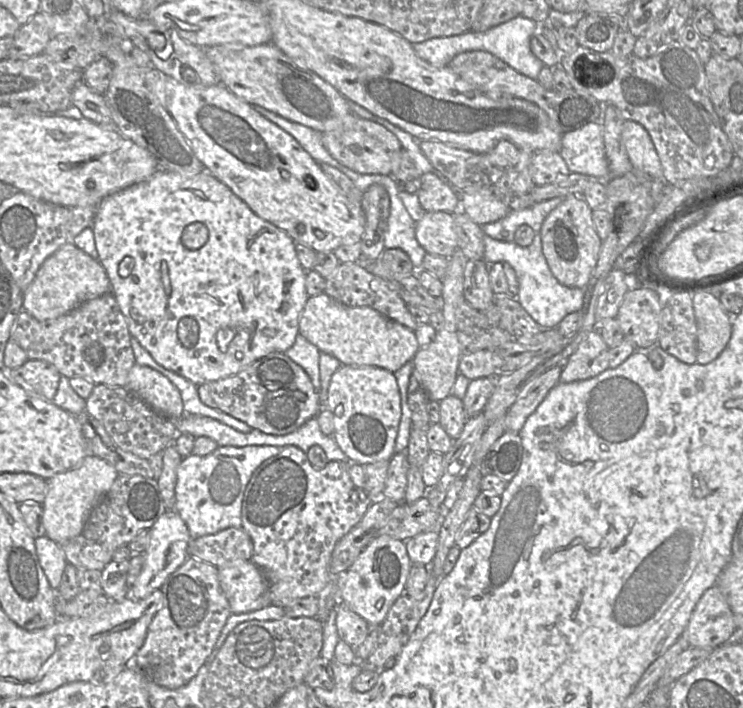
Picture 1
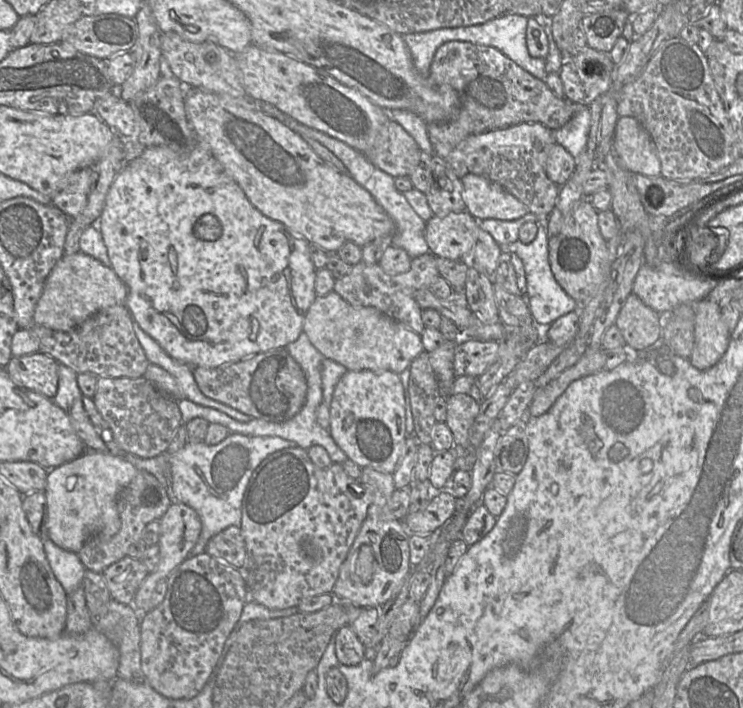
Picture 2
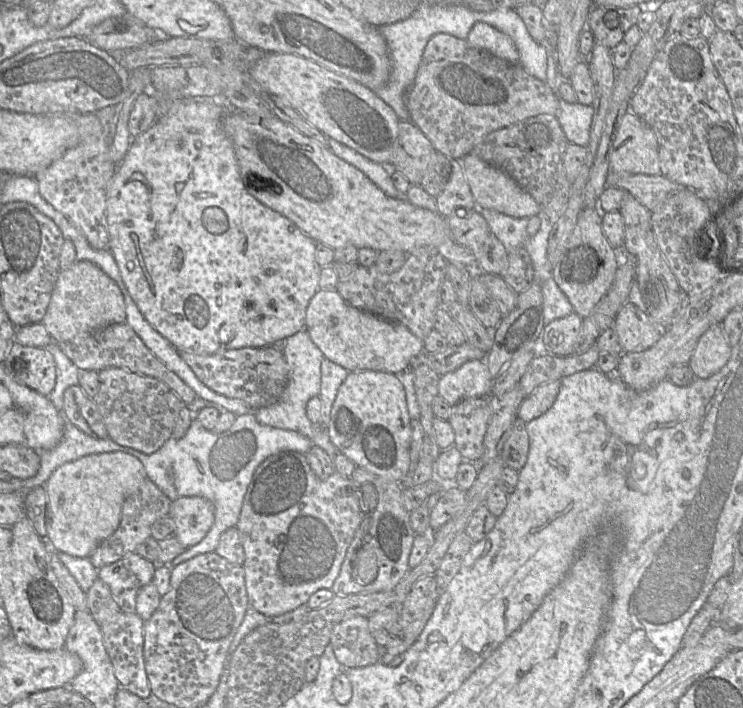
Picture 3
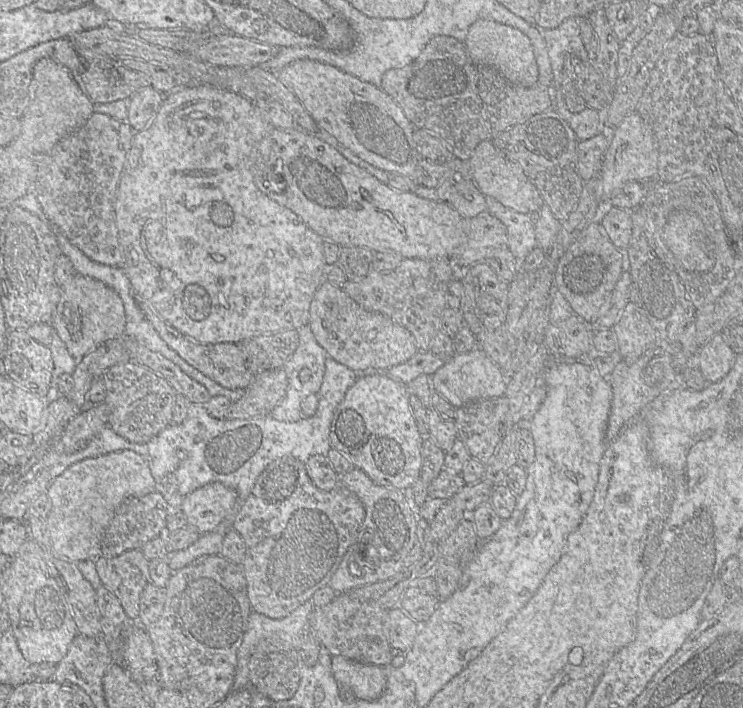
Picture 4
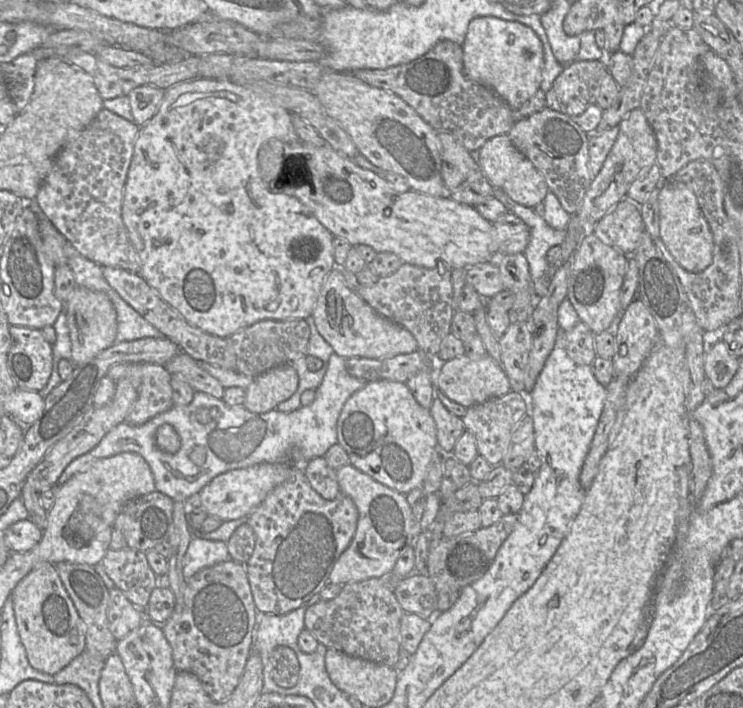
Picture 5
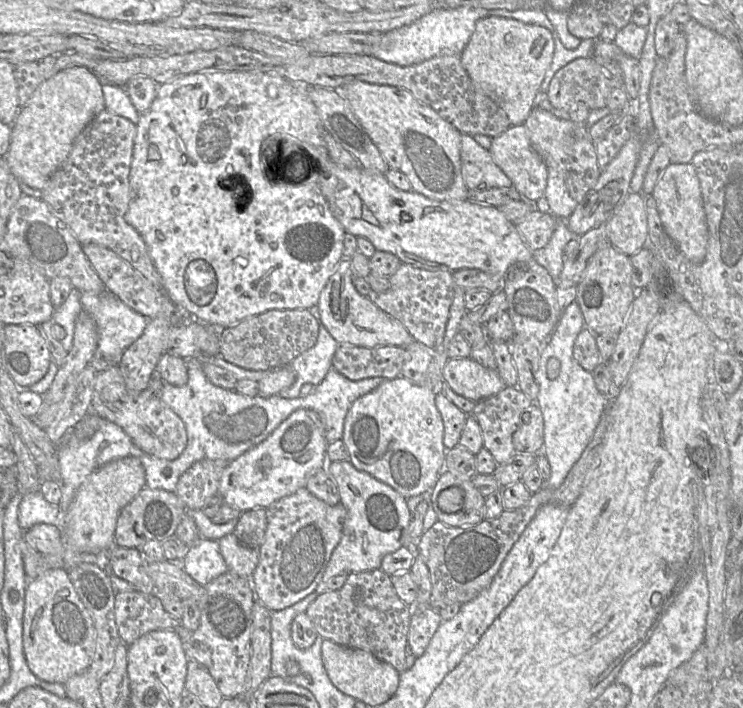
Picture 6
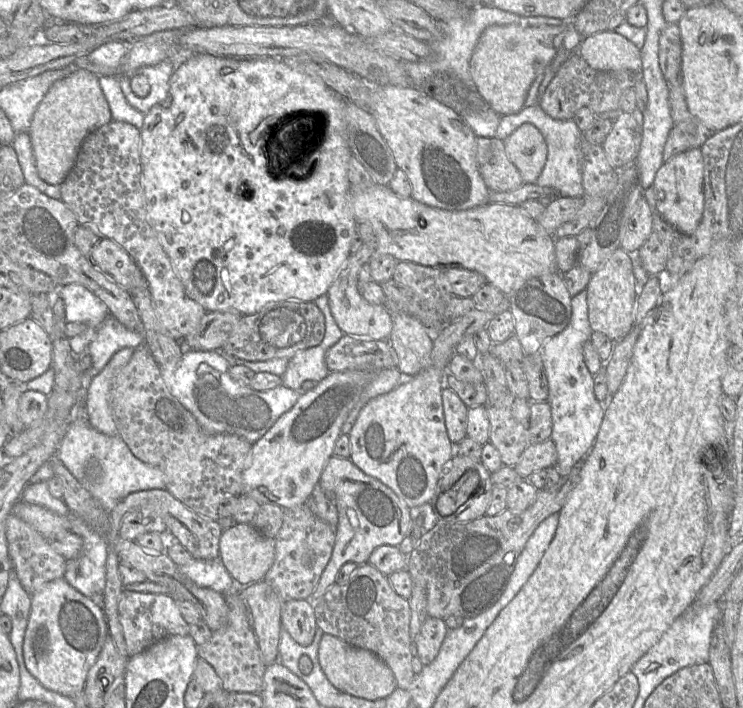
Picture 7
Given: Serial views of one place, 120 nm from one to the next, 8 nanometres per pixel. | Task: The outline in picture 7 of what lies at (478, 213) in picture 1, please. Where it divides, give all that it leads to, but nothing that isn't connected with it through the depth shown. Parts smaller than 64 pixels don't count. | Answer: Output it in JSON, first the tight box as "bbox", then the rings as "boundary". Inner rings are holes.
{"bbox":[504,123,548,183],"boundary":[[[524,123],[504,141],[509,161],[518,169],[524,183],[536,183],[548,154],[541,132],[530,123]]]}

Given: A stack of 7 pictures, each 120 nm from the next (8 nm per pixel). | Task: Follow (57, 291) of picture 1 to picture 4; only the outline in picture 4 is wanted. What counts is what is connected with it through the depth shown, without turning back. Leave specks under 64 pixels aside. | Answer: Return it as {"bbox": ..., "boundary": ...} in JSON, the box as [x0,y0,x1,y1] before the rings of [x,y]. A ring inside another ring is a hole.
{"bbox":[50,273,125,364],"boundary":[[[75,273],[72,280],[61,288],[61,298],[52,314],[50,324],[78,364],[86,354],[100,345],[125,335],[124,304],[118,293],[102,281]]]}

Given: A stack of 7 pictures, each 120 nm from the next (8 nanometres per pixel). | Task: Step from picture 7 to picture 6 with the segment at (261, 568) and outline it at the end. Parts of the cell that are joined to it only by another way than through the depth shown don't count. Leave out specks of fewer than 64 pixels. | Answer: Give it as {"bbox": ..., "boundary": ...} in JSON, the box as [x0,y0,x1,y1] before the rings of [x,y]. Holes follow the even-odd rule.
{"bbox":[217,532,259,579],"boundary":[[[233,532],[217,541],[229,570],[240,577],[251,579],[259,561],[258,549],[240,543]]]}

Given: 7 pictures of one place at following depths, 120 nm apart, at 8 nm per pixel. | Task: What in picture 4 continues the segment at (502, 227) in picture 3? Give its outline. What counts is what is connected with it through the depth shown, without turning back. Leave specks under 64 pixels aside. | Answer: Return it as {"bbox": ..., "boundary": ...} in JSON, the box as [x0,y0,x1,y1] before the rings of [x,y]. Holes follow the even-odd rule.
{"bbox":[486,196,537,275],"boundary":[[[486,196],[486,202],[488,212],[500,220],[507,229],[507,247],[516,260],[516,275],[524,275],[524,260],[537,247],[536,225],[531,221],[529,214],[507,208],[491,196]]]}

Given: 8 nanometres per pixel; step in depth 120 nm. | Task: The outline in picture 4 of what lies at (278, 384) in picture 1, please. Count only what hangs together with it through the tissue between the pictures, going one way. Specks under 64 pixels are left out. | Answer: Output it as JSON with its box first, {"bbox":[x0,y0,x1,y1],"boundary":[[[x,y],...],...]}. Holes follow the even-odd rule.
{"bbox":[135,294,258,389],"boundary":[[[135,294],[135,300],[160,337],[188,364],[192,365],[207,377],[227,389],[247,389],[254,382],[258,372],[251,369],[249,359],[238,343],[197,342],[184,335],[167,322],[147,299]]]}

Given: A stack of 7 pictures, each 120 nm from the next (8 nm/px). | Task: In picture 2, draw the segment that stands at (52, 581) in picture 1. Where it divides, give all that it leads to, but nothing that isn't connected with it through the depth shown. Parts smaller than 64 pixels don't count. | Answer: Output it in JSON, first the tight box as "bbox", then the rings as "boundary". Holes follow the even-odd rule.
{"bbox":[42,537,85,595],"boundary":[[[47,537],[42,539],[45,554],[55,578],[69,595],[82,586],[85,566],[77,553],[60,548]]]}

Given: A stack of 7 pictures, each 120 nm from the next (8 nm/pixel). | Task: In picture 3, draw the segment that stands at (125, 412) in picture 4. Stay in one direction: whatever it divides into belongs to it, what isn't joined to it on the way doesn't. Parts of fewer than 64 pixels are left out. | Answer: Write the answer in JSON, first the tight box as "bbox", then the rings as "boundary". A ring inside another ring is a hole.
{"bbox":[93,367,185,454],"boundary":[[[120,367],[105,368],[98,373],[100,387],[93,399],[110,439],[121,446],[152,454],[172,437],[185,403],[165,383]]]}

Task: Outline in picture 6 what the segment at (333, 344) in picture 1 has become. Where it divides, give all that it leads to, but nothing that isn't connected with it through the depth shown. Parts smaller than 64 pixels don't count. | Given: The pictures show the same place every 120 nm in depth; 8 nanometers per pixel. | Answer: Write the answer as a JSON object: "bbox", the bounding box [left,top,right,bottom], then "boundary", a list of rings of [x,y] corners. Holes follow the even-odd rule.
{"bbox":[318,258,414,348],"boundary":[[[343,258],[320,294],[318,308],[322,324],[340,344],[373,348],[377,346],[406,347],[414,338],[395,318],[378,308],[356,290],[351,271],[351,260]]]}

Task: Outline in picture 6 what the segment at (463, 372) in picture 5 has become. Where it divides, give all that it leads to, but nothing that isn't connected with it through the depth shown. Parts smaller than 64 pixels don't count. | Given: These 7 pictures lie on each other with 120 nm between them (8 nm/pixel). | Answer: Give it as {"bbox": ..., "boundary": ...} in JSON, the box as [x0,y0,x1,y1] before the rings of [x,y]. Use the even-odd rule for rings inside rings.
{"bbox":[443,357,506,403],"boundary":[[[471,357],[449,359],[443,378],[456,394],[476,403],[506,387],[496,369],[486,368]]]}

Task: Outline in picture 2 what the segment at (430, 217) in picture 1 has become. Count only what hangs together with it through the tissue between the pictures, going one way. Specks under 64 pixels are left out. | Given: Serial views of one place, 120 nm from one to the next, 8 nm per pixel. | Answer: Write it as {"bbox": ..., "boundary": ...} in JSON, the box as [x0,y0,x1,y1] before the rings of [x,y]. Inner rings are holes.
{"bbox":[425,210,478,261],"boundary":[[[467,210],[460,213],[449,213],[444,217],[433,216],[426,221],[425,239],[430,252],[436,257],[463,261],[475,245],[478,233],[478,220]]]}

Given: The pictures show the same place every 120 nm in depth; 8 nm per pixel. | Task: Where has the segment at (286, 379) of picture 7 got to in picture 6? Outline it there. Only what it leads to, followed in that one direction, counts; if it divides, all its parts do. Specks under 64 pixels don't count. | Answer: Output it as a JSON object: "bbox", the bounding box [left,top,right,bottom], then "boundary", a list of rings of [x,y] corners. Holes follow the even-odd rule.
{"bbox":[278,304,339,399],"boundary":[[[318,304],[309,309],[319,323],[318,339],[314,347],[296,357],[288,366],[295,373],[295,382],[278,395],[287,399],[300,396],[302,385],[319,385],[332,368],[332,360],[339,343],[322,324]]]}

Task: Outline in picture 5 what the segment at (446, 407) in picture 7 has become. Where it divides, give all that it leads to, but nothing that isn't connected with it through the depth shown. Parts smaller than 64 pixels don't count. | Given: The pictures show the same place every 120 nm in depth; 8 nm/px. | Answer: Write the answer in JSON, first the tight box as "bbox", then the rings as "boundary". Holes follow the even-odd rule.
{"bbox":[430,396,465,454],"boundary":[[[436,396],[430,412],[436,424],[438,449],[442,453],[452,454],[456,442],[465,431],[462,418],[449,412]]]}

